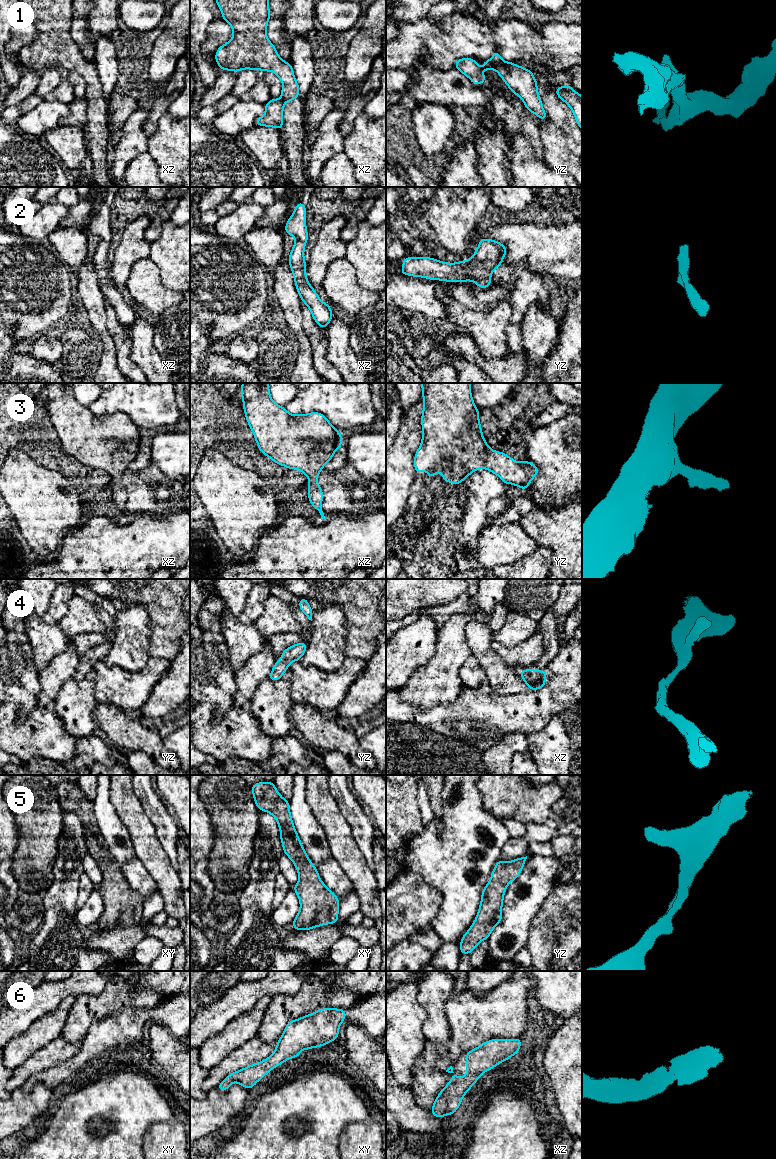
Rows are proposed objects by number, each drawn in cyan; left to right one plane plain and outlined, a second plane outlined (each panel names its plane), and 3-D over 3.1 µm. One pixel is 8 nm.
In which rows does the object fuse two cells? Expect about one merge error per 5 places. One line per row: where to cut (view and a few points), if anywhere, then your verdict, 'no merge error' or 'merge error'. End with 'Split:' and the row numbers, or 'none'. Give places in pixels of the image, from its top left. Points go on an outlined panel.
1: yz (490, 60), (495, 68) | merge error
2: no cut | no merge error
3: no cut | no merge error
4: no cut | no merge error
5: no cut | no merge error
6: no cut | no merge error
Split: 1

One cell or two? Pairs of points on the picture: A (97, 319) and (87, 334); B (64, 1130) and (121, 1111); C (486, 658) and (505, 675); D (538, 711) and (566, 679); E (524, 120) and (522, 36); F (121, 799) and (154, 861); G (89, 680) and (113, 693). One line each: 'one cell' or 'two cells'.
A: two cells
B: one cell
C: one cell
D: two cells
E: two cells
F: one cell
G: two cells

